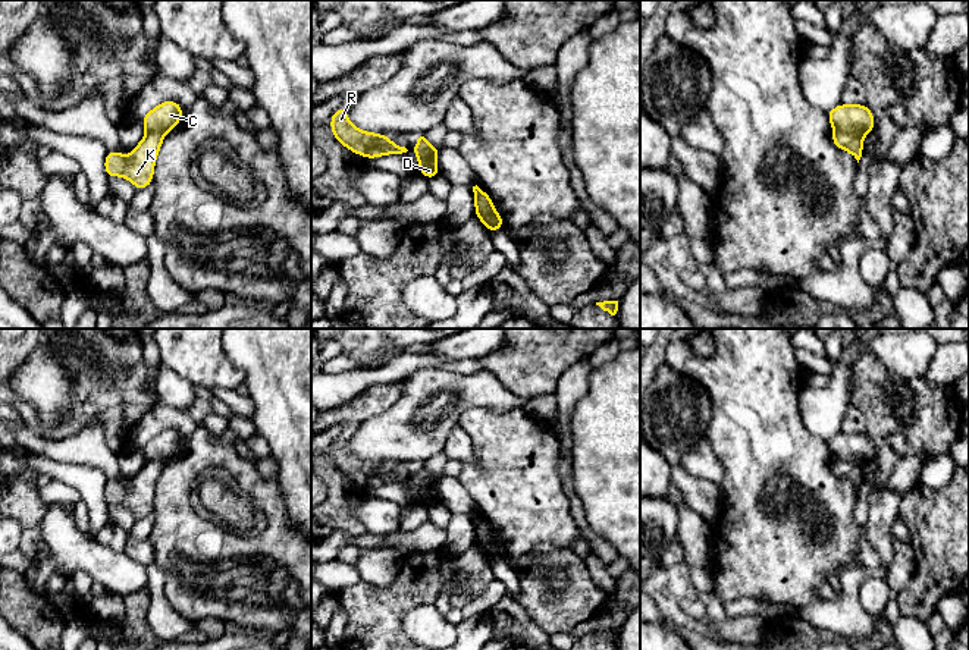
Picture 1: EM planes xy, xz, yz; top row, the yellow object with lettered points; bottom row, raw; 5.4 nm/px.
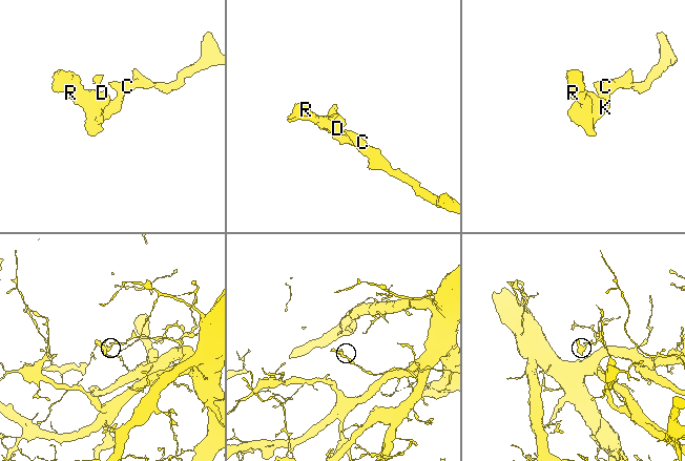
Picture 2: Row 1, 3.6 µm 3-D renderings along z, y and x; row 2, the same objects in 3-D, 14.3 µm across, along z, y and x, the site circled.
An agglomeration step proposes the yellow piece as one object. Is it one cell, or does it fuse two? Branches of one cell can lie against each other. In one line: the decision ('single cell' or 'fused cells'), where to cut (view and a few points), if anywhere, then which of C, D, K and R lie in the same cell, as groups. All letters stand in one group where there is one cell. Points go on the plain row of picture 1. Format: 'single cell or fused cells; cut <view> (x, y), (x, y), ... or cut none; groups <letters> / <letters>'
fused cells; cut yz (834, 458), (855, 461), (861, 467); groups C / D K R

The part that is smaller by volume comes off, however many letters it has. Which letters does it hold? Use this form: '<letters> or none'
D, K, R

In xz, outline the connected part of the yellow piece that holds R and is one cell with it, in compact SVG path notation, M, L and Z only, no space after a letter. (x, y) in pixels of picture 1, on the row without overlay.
M339 436L333 442L330 456L338 471L345 474L354 483L360 481L367 489L385 483L410 484L411 481L410 474L399 474L395 477L393 468L386 467L383 462L364 461L351 453L348 449L348 439L344 436Z

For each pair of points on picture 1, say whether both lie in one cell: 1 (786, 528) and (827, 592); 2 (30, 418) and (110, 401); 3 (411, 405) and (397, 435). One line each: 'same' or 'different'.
1: different
2: same
3: same

